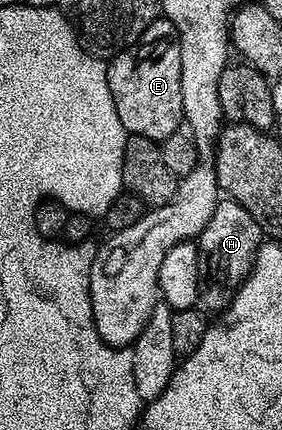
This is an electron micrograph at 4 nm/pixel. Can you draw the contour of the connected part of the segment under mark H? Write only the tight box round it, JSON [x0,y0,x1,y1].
[197,197,264,313]

